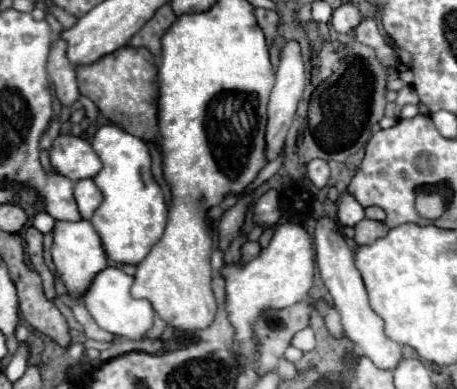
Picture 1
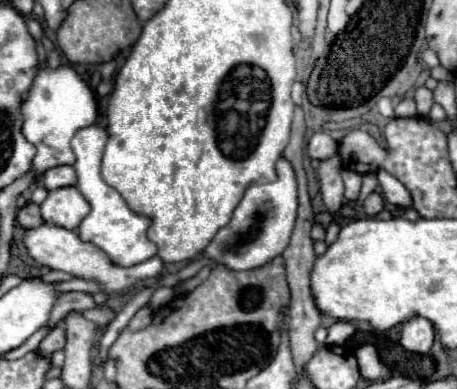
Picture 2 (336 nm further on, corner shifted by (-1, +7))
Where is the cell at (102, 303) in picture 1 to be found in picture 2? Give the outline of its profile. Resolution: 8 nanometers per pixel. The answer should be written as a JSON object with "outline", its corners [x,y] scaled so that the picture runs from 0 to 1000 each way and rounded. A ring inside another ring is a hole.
{"outline":[[[92,573],[88,584],[74,589],[53,589],[53,630],[66,650],[66,661],[88,676],[101,681],[109,692],[131,692],[131,697],[149,697],[162,712],[179,712],[179,717],[214,717],[223,728],[223,748],[232,753],[267,753],[271,743],[289,738],[298,722],[319,717],[319,712],[341,712],[350,707],[350,697],[359,692],[359,676],[350,661],[333,661],[306,681],[293,681],[284,692],[267,692],[254,681],[241,681],[236,661],[206,635],[201,625],[184,625],[175,620],[166,594],[127,584],[127,578],[101,578]]]}

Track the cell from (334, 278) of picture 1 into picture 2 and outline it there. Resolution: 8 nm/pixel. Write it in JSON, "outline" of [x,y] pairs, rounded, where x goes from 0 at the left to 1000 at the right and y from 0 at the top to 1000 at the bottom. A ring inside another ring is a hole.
{"outline":[[[740,393],[700,414],[700,429],[696,429],[700,491],[705,491],[705,506],[709,506],[709,527],[718,532],[718,542],[731,548],[735,568],[744,568],[744,553],[735,542],[744,537],[748,512],[753,512],[748,506],[753,476],[748,476],[744,440],[748,440],[748,409],[744,409]]]}

